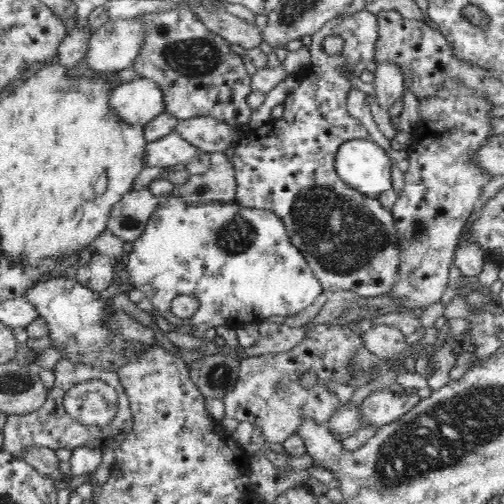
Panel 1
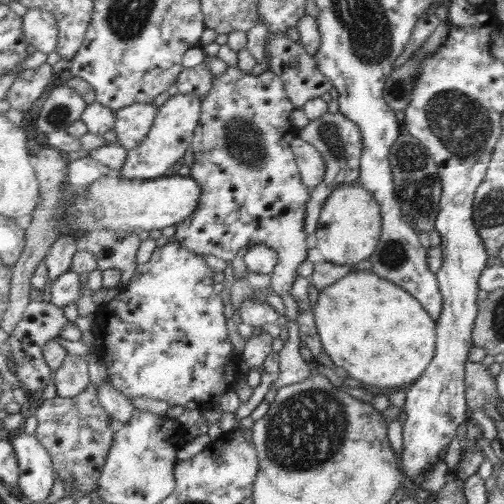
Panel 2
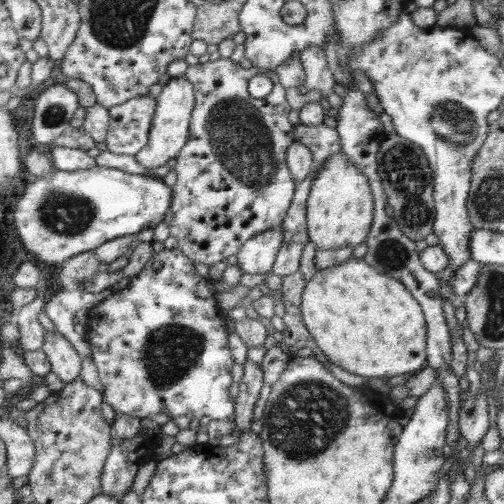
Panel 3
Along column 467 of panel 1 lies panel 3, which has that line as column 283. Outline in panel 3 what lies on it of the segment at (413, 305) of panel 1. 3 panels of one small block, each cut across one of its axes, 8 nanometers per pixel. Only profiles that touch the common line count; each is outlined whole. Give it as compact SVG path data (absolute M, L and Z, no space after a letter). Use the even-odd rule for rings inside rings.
M221 58L217 62L209 60L205 64L191 66L185 76L197 86L197 110L193 112L189 144L173 164L173 170L179 174L179 180L173 186L177 198L165 224L171 226L171 234L177 238L177 248L181 252L197 264L213 266L227 262L229 256L237 256L249 240L261 236L263 232L275 232L285 226L285 218L289 216L289 208L293 208L299 188L293 178L293 170L289 170L289 148L297 142L297 126L289 122L289 112L293 110L289 104L289 92L281 82L281 76L273 70L245 70L239 62ZM261 74L271 78L273 92L267 98L257 100L247 88L249 78Z

